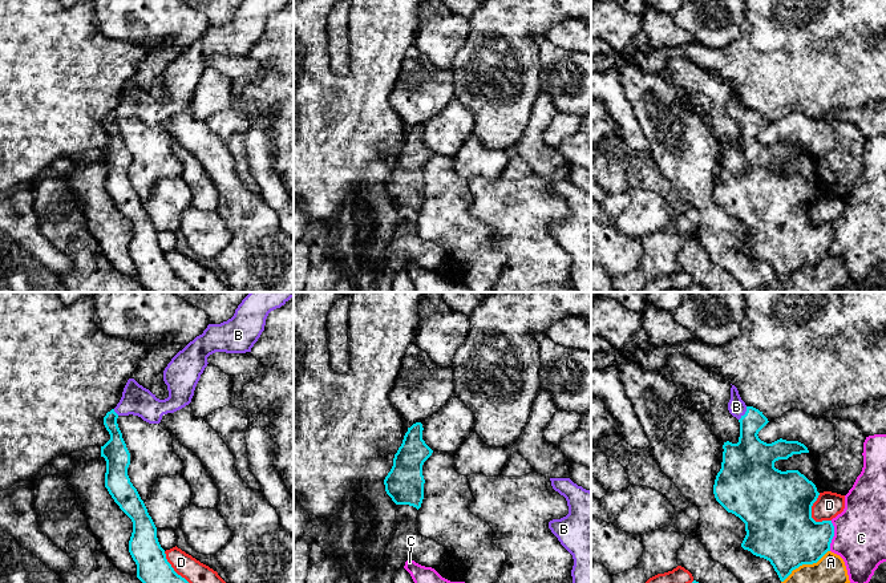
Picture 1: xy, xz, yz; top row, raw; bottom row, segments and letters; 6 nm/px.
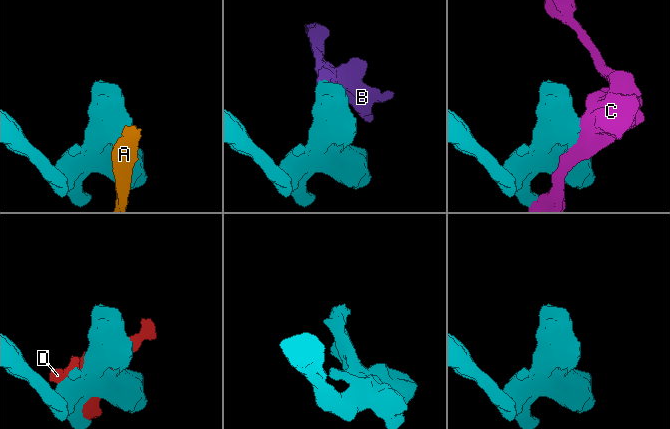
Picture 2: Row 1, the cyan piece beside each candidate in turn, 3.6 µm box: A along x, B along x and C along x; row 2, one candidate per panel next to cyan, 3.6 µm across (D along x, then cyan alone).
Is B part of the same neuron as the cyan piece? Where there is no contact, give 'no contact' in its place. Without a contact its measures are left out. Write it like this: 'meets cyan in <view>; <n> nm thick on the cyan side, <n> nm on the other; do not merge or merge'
meets cyan in yz; 220 nm thick on the cyan side, 110 nm on the other; merge

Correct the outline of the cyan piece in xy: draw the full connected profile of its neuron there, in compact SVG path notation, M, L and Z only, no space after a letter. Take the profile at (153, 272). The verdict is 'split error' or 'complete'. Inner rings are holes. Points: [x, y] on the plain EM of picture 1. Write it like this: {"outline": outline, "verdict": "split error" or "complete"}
{"outline": "M244 0L235 12L235 16L227 24L221 27L209 27L202 37L190 44L179 53L163 73L163 84L167 88L169 100L159 102L149 92L139 88L134 81L129 81L120 105L104 120L104 127L110 137L110 142L101 149L101 159L106 163L105 190L120 208L120 211L132 222L133 235L129 243L129 255L137 267L137 280L149 292L195 292L185 280L178 278L166 262L165 252L157 240L157 230L147 215L137 191L130 185L128 170L130 167L130 155L122 141L117 121L120 118L138 118L149 126L159 126L163 117L174 116L191 105L195 89L207 69L207 60L215 54L246 56L264 33L268 16L284 8L291 0Z", "verdict": "split error"}

